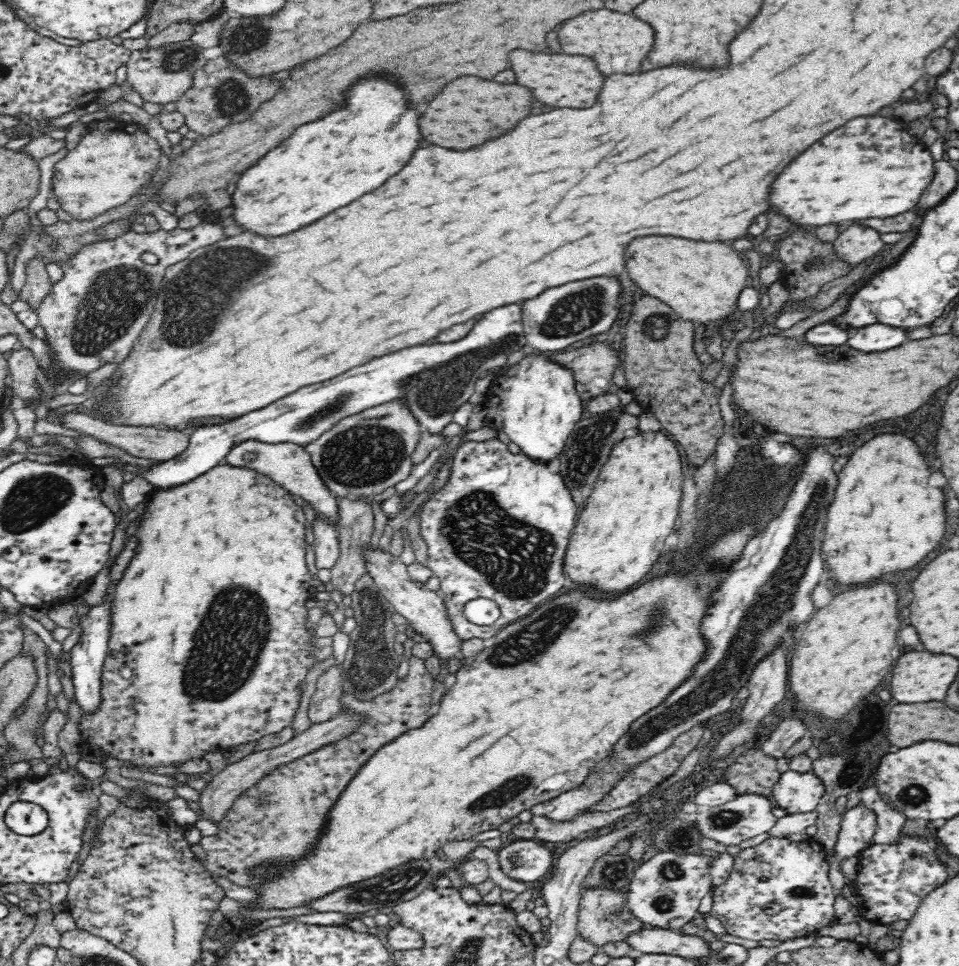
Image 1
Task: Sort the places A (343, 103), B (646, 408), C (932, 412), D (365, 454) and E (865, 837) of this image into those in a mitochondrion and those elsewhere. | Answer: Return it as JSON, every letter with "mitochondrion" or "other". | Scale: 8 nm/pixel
{"A":"other","B":"other","C":"mitochondrion","D":"mitochondrion","E":"other"}

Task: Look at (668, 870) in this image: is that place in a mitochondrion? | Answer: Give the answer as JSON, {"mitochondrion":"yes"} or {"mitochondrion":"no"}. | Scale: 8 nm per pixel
{"mitochondrion":"yes"}

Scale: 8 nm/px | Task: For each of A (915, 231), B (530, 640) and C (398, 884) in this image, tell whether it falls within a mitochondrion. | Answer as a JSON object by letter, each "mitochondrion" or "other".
{"A":"other","B":"mitochondrion","C":"mitochondrion"}

